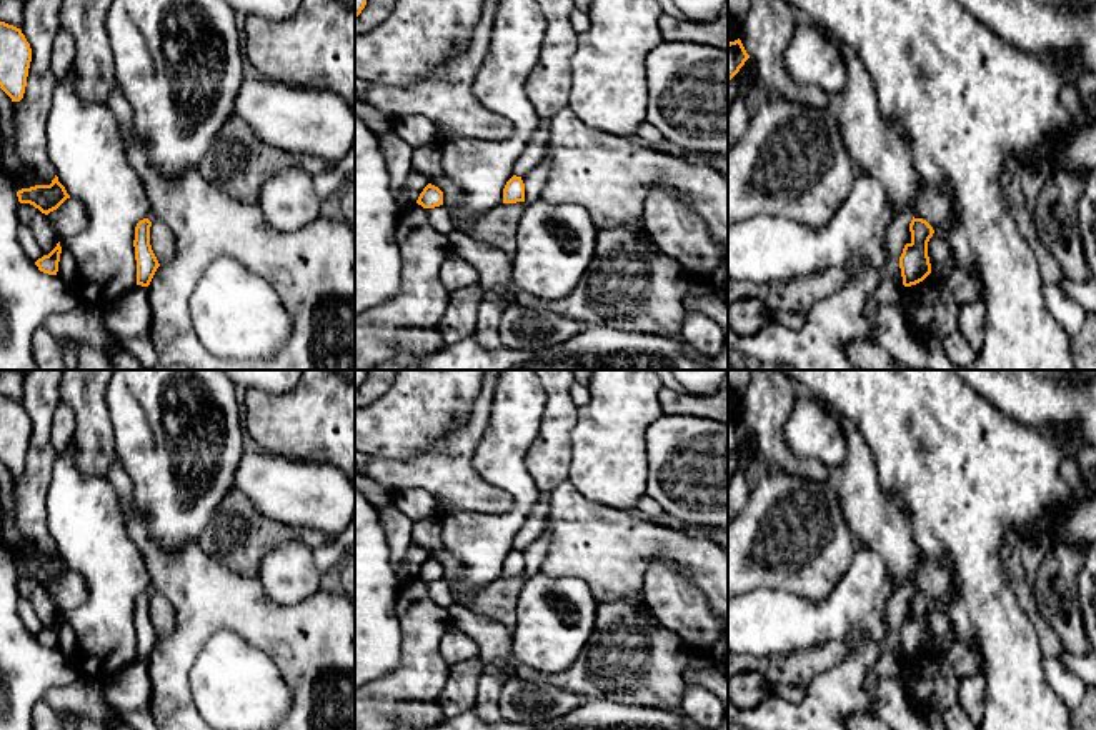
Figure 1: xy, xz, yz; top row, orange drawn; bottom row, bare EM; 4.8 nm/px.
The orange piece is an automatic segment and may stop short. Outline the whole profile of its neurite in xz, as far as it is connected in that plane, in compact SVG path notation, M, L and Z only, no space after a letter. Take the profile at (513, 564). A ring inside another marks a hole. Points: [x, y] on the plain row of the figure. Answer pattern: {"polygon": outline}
{"polygon": "M513 548L503 562L503 577L525 575L525 557L521 550Z"}

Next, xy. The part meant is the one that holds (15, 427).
{"polygon": "M0 395L0 462L20 475L25 467L32 422L20 402Z"}

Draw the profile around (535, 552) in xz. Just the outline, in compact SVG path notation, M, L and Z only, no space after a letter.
M546 530L531 542L526 548L521 550L525 557L525 577L531 578L540 573L541 563L546 557L548 552L548 543L550 543L550 535Z

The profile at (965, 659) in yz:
M954 640L944 657L959 678L978 673L983 668L981 653L968 642Z

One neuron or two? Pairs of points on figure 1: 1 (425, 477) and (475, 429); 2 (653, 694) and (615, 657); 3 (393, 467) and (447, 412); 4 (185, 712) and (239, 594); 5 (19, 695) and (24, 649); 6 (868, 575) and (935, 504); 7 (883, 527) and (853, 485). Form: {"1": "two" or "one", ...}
{"1": "one", "2": "one", "3": "two", "4": "one", "5": "one", "6": "two", "7": "one"}

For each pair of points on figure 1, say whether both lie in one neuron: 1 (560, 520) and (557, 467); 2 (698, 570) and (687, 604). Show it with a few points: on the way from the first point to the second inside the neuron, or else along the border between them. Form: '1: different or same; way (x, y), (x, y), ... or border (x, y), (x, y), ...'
1: different; border (568, 479), (548, 492)
2: different; border (665, 557), (700, 590), (710, 607)

